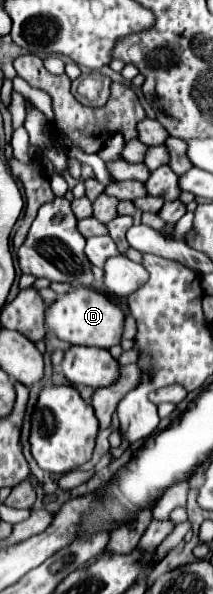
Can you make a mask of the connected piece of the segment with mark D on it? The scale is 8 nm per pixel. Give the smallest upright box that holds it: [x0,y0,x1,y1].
[45,287,123,349]

